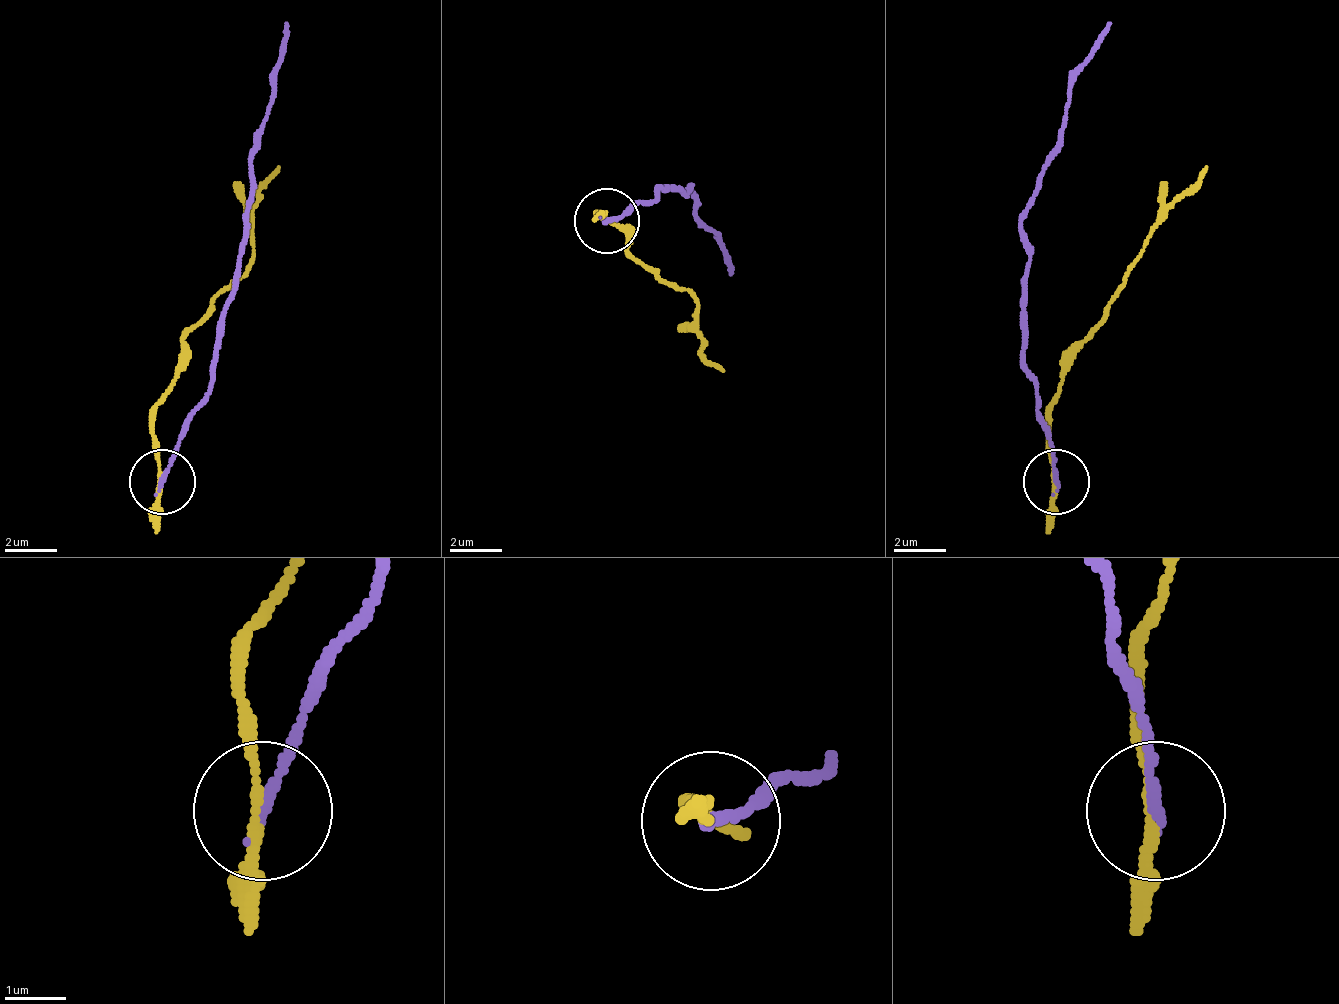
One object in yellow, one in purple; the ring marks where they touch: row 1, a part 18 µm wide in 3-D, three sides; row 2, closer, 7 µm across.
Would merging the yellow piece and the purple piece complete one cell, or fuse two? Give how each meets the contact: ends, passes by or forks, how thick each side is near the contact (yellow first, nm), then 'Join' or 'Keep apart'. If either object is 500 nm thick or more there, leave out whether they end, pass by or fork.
At the ring yellow passes by. At the ring purple ends. Thickness 150 nm (yellow) against 190 nm. Keep apart

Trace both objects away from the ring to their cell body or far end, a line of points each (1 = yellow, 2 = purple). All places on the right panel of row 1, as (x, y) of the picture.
1: (1054, 483), (1048, 405), (1061, 366), (1139, 261), (1172, 202), (1204, 163)
2: (1054, 483), (1054, 444), (1022, 359), (1022, 209), (1061, 137), (1067, 79), (1113, 20)

